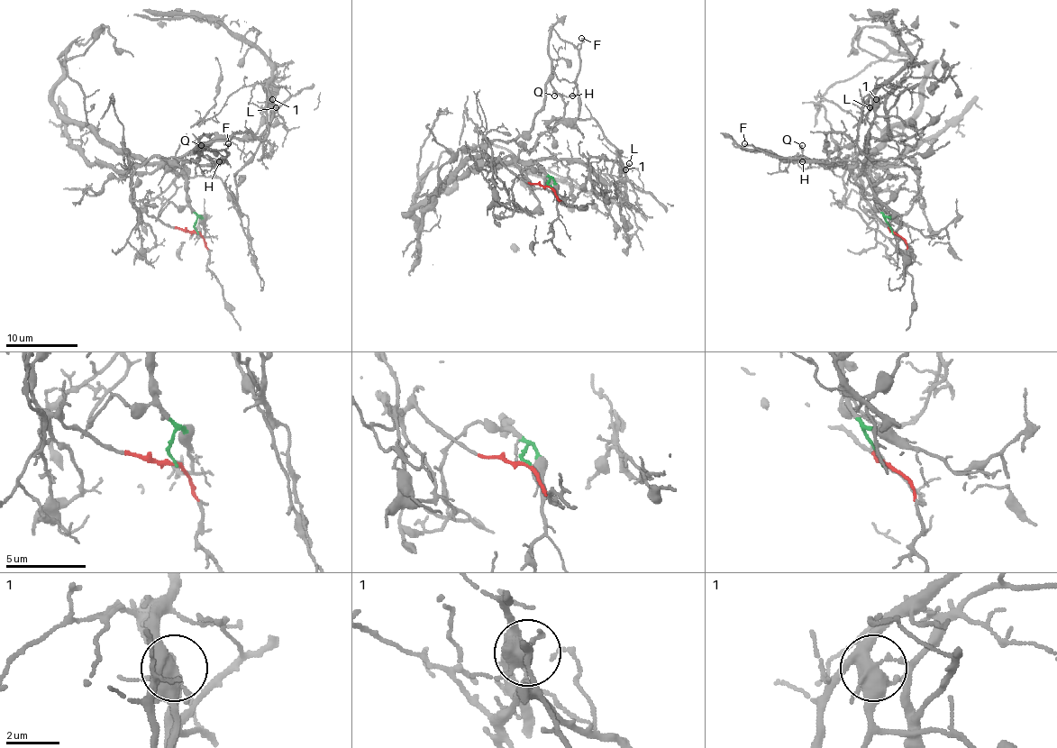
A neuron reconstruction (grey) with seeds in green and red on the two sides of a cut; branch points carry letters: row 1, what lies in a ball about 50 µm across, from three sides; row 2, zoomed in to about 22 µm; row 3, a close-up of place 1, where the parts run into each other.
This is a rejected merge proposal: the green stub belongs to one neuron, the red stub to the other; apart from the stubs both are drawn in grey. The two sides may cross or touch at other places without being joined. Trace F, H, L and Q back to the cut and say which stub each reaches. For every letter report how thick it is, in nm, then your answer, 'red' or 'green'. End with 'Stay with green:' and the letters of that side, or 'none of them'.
F: calibre 120 nm; red
H: calibre 90 nm; red
L: calibre 130 nm; green
Q: calibre 130 nm; red
Stay with green: L

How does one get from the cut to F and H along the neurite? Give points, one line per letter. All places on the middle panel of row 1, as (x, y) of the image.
F: (551, 187), (522, 180), (498, 160), (487, 159), (493, 164), (533, 150), (554, 126), (577, 115), (580, 38)
H: (551, 187), (522, 180), (487, 159), (493, 164), (533, 150), (554, 126), (572, 121), (576, 85), (572, 95)

